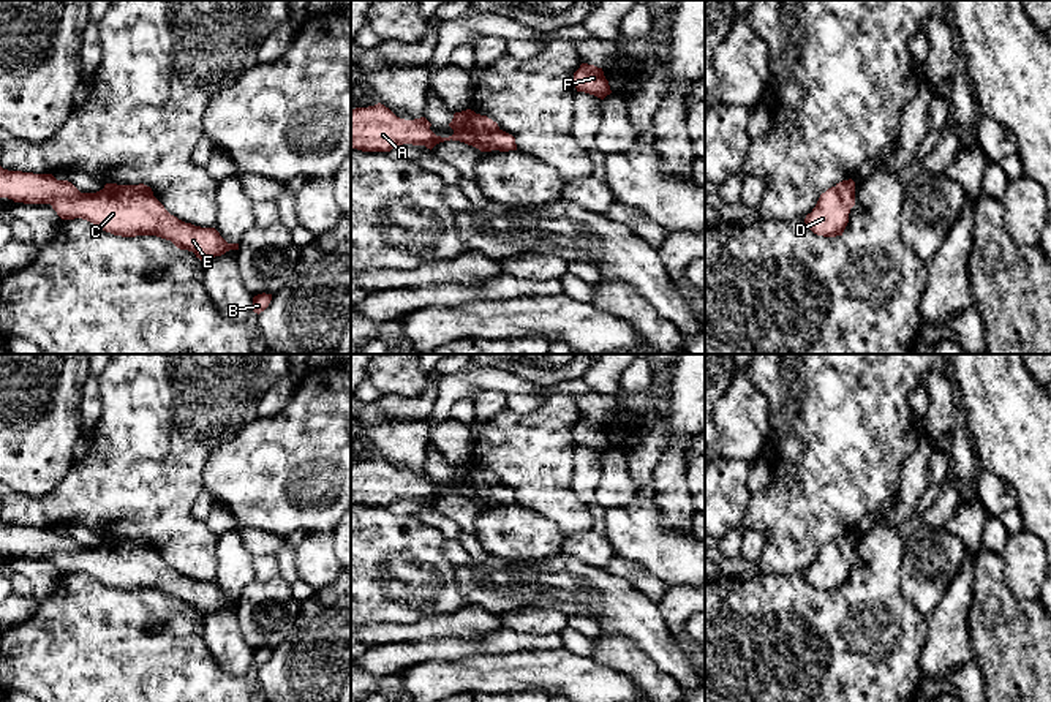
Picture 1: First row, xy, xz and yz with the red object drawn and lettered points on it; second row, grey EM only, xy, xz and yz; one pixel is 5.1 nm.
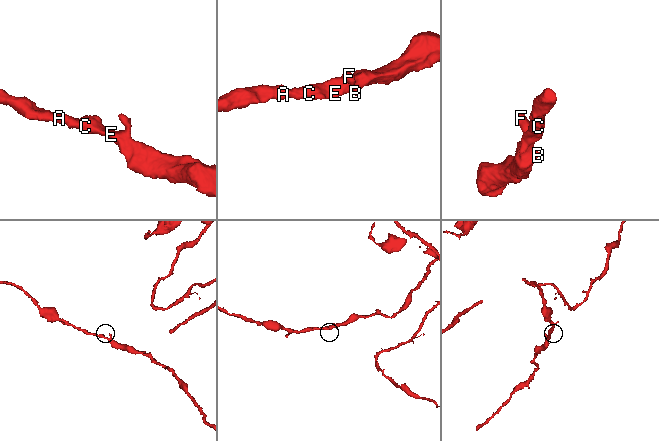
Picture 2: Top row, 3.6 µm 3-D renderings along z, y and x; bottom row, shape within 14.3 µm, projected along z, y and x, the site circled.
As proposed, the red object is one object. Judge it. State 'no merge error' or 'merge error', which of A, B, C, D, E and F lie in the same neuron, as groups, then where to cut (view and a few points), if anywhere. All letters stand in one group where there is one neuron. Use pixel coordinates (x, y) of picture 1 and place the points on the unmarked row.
no merge error | A B C D E F | no cut

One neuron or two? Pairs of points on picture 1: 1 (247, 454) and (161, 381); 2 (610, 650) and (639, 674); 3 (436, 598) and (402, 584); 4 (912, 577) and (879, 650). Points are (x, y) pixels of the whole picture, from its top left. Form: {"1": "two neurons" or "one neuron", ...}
{"1": "two neurons", "2": "one neuron", "3": "one neuron", "4": "two neurons"}

